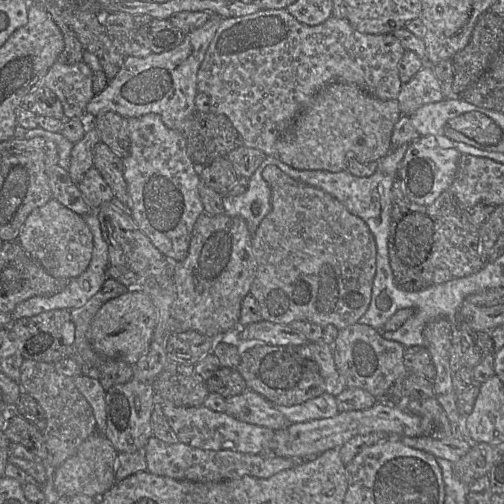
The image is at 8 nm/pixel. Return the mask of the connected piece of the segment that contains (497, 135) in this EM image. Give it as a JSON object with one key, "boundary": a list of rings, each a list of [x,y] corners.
{"boundary":[[[478,111],[460,114],[448,121],[448,126],[482,145],[498,144],[502,139],[501,127]]]}

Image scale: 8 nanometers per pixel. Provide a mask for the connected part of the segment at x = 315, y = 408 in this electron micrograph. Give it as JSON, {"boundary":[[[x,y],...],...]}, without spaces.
{"boundary":[[[327,392],[302,404],[294,406],[275,405],[275,407],[290,423],[334,417],[339,413],[336,397]]]}

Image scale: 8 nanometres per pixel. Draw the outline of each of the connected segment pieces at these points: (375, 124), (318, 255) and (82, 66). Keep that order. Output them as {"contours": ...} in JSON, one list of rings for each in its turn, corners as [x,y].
{"contours":[[[[344,82],[326,85],[277,142],[277,156],[299,170],[346,170],[350,161],[379,161],[391,150],[394,125],[402,116],[397,99],[378,99]]],[[[267,166],[262,176],[271,188],[272,207],[271,211],[264,217],[253,235],[252,247],[256,258],[257,270],[255,279],[250,288],[250,294],[257,301],[263,320],[283,325],[289,325],[294,321],[309,321],[322,328],[332,324],[337,327],[338,330],[357,323],[369,307],[376,273],[377,248],[375,238],[368,225],[359,216],[351,213],[343,203],[331,194],[317,187],[293,179],[277,166]]],[[[56,61],[47,71],[42,80],[42,86],[49,88],[60,100],[65,119],[86,119],[86,107],[94,96],[93,74],[91,68],[83,61],[73,65],[66,65]]]]}

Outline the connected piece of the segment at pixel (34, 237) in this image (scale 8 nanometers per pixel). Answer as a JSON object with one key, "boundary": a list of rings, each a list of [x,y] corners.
{"boundary":[[[54,198],[31,211],[17,241],[49,275],[64,280],[80,276],[87,269],[93,252],[92,233],[83,217]]]}

